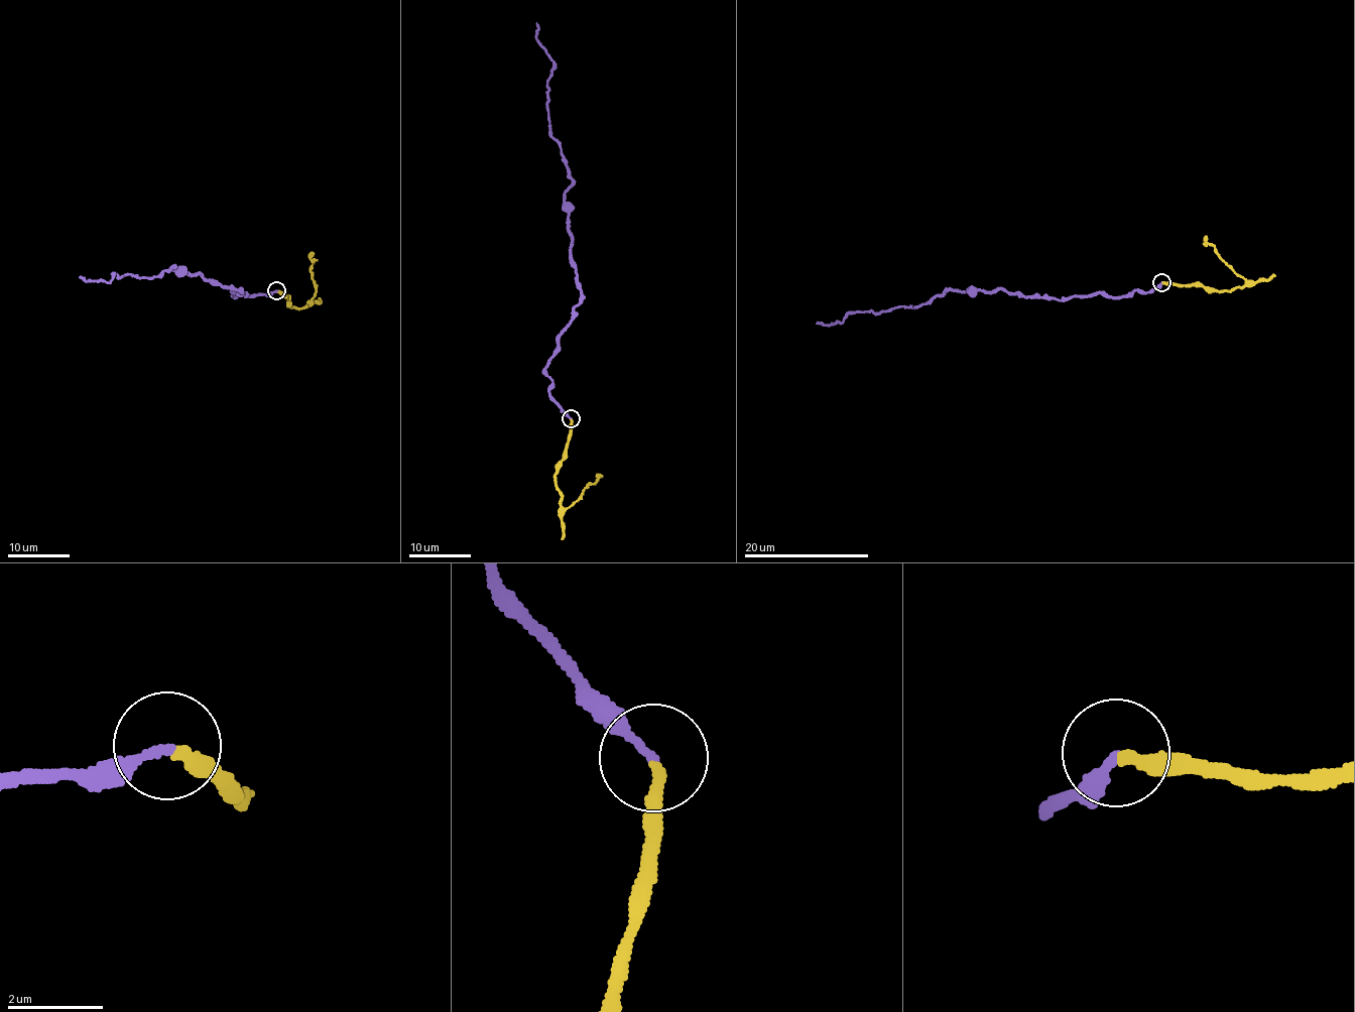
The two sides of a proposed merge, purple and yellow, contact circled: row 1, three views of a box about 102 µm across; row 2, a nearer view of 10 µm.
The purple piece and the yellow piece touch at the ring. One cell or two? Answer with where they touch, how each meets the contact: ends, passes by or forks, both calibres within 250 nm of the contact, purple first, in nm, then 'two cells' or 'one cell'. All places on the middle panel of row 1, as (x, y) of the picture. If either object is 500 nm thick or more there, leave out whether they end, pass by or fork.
place (571, 418); purple ends; yellow ends; calibres 190 and 260 nm; one cell

